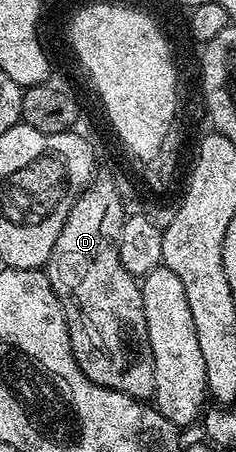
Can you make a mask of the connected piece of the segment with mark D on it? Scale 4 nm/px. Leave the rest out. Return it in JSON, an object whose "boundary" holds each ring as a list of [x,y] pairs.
{"boundary":[[[108,181],[97,183],[81,203],[74,201],[63,230],[51,249],[51,257],[43,270],[49,276],[51,289],[65,314],[71,337],[71,349],[79,369],[92,383],[127,393],[132,399],[148,400],[155,385],[155,365],[151,353],[151,341],[147,337],[147,301],[141,292],[138,276],[132,275],[123,265],[119,253],[121,230],[126,215],[121,204],[121,195],[113,195]]]}

